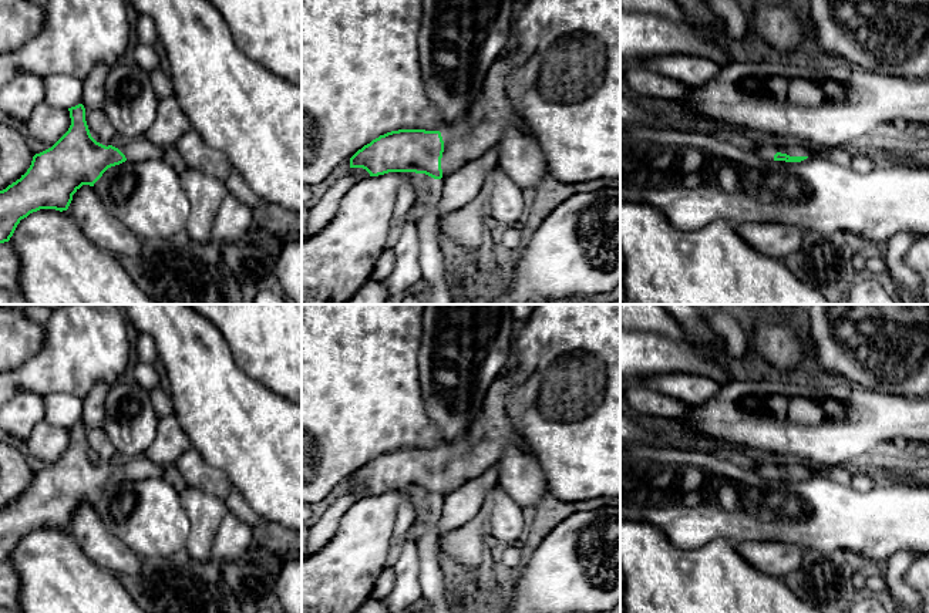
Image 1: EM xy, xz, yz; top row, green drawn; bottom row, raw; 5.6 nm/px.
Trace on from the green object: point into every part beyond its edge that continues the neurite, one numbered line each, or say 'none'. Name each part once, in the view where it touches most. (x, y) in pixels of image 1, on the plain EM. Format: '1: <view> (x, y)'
1: xz (482, 444)

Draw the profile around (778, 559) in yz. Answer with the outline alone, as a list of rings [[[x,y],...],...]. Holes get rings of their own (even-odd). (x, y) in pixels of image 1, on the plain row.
[[[741,542],[737,550],[757,570],[781,579],[794,572],[808,553],[798,545],[785,542]]]

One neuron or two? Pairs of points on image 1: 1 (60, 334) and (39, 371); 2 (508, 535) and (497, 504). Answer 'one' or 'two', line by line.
1: one
2: one

